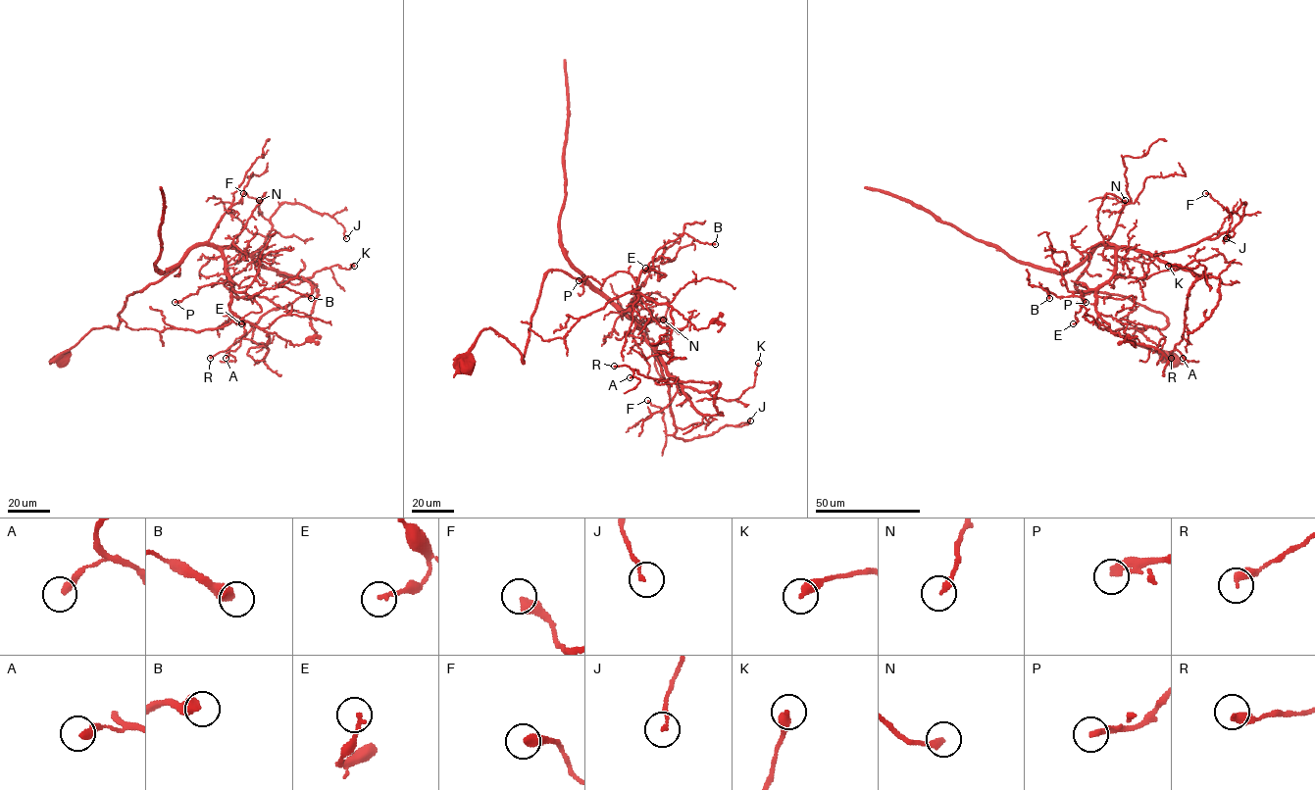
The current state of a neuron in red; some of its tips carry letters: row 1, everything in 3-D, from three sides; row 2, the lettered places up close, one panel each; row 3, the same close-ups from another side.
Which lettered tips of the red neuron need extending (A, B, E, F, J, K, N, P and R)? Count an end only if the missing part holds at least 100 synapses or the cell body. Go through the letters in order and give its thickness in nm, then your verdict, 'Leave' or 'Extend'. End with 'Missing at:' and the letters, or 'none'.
A: Thickness 320 nm. Leave
B: Thickness 480 nm. Leave
E: Thickness 180 nm. Leave
F: Thickness 440 nm. Leave
J: Thickness 150 nm. Leave
K: Thickness 380 nm. Leave
N: Thickness 240 nm. Leave
P: Thickness 320 nm. Leave
R: Thickness 380 nm. Leave
Missing at: none

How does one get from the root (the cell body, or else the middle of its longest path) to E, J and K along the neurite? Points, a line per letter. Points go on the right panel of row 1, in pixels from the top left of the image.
E: (1173, 359), (1134, 336), (1164, 328), (1162, 314), (1076, 287), (1109, 245), (1113, 275), (1074, 292), (1073, 323)
J: (1173, 359), (1134, 336), (1162, 314), (1075, 283), (1099, 246), (1177, 251), (1244, 202), (1226, 238)
K: (1173, 359), (1134, 336), (1164, 328), (1162, 314), (1075, 286), (1103, 245), (1197, 278), (1205, 270), (1168, 266)

